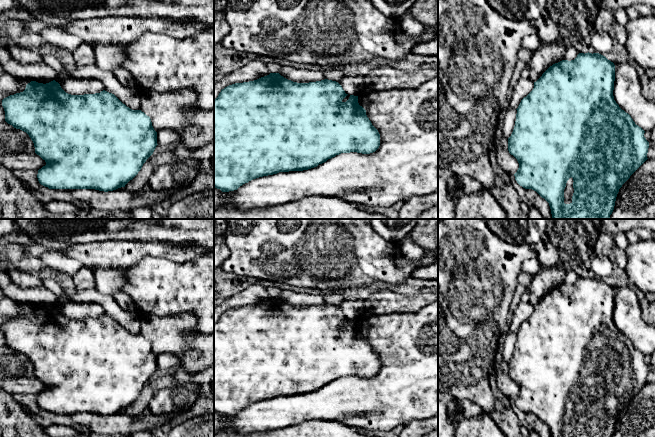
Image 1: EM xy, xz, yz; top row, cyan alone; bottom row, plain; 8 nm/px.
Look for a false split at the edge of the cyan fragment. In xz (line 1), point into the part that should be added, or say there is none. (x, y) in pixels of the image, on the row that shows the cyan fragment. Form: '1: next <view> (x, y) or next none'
1: next none

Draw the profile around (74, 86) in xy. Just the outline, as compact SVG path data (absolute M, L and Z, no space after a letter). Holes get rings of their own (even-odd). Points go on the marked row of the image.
M58 75L55 81L66 93L71 95L95 94L104 90L103 83L97 79L78 79L67 75Z

